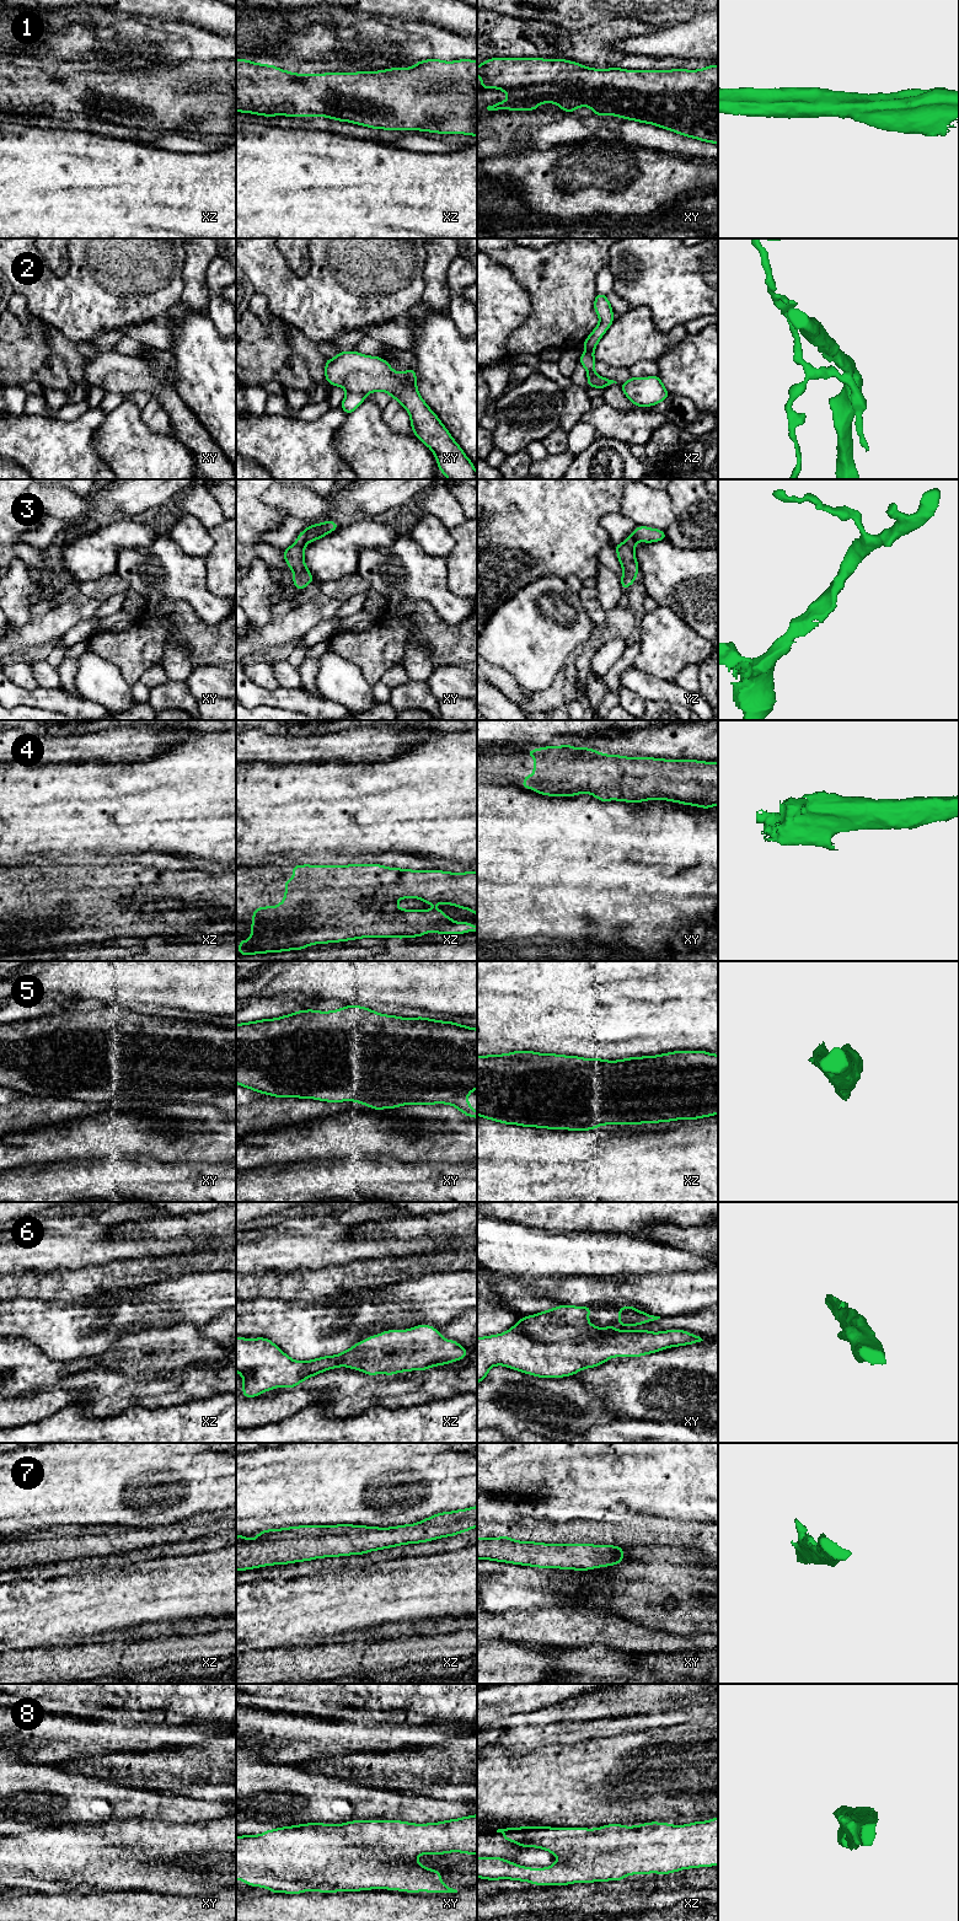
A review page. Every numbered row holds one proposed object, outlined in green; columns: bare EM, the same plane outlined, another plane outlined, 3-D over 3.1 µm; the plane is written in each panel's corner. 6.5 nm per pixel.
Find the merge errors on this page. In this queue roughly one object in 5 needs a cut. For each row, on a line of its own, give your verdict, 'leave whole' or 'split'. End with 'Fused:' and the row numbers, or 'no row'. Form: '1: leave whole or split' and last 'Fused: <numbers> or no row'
1: leave whole
2: split
3: leave whole
4: leave whole
5: leave whole
6: leave whole
7: leave whole
8: leave whole
Fused: 2

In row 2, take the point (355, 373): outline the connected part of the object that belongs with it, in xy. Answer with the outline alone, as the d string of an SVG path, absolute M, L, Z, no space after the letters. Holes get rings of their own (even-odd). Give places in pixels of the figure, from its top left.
M354 350L339 352L334 359L327 358L325 377L331 386L343 387L350 393L366 396L375 391L387 392L408 411L413 434L433 451L444 476L449 479L477 479L473 463L418 393L413 366L405 372L396 372L382 358L359 354Z

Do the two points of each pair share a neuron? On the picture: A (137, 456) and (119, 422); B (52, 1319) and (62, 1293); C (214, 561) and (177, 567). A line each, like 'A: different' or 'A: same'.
A: same
B: different
C: different

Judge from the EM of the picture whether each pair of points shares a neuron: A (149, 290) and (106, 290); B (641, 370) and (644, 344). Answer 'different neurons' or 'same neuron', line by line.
A: same neuron
B: different neurons

